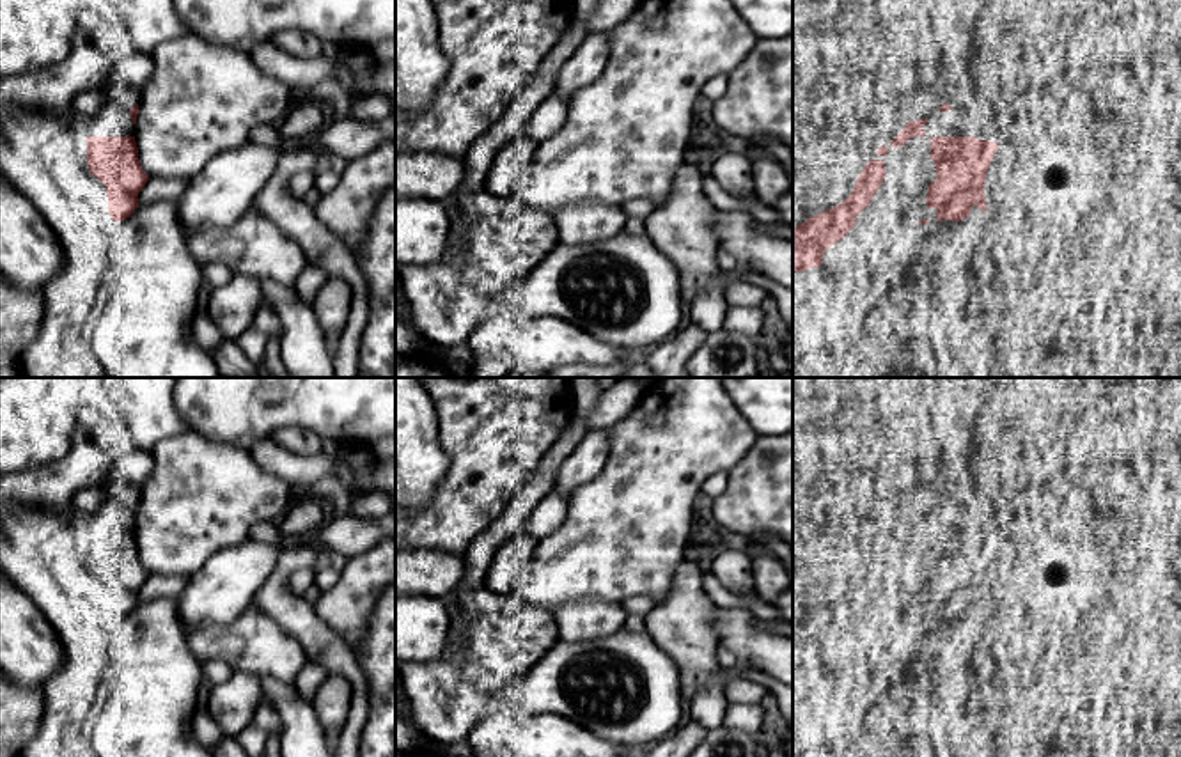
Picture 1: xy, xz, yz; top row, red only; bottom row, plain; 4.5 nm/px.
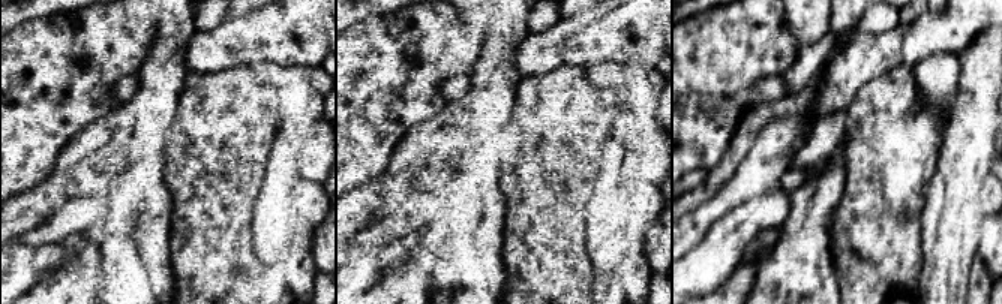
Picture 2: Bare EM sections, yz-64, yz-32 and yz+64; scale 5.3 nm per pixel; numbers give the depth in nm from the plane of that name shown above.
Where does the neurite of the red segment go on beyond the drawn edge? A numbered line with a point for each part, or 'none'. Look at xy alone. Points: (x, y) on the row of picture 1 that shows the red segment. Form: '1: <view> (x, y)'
1: xy (114, 119)

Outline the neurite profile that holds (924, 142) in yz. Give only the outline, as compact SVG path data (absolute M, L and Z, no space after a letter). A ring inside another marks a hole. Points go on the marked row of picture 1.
M913 137L911 140L908 140L904 145L901 145L901 147L892 147L892 140L887 140L883 145L888 149L888 152L885 154L885 156L880 156L878 152L874 152L872 156L871 156L871 160L883 160L883 161L887 161L892 154L908 154L910 152L910 149L913 147L913 145L920 145L920 147L924 147L924 149L929 149L931 147L931 137Z

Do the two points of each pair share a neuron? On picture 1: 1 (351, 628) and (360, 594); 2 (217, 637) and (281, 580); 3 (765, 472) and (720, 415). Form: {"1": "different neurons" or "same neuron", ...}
{"1": "same neuron", "2": "different neurons", "3": "different neurons"}

